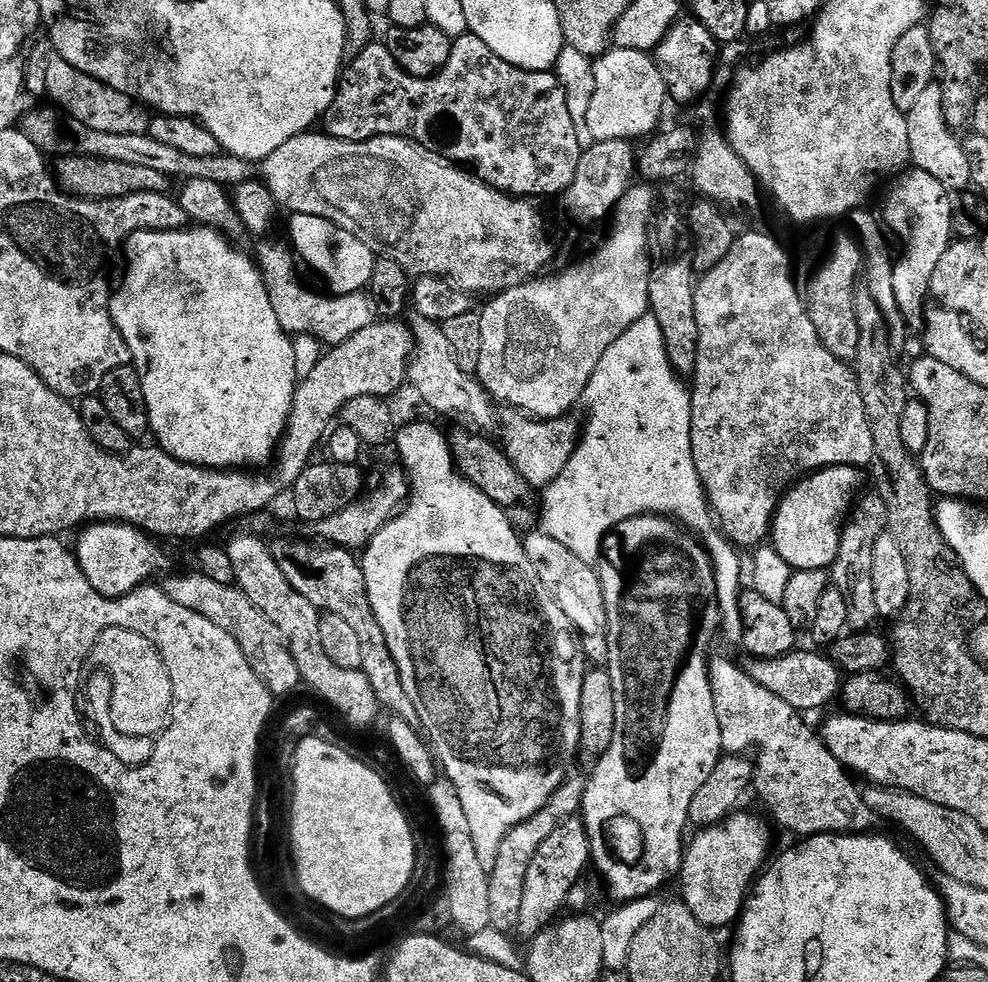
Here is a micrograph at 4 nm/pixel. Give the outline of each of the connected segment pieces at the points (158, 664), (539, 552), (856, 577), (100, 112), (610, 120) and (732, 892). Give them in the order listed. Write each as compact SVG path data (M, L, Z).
M107 628L92 647L91 659L105 668L110 681L110 718L114 718L114 726L122 734L159 737L172 715L174 686L156 647L134 630Z
M542 530L535 531L523 537L526 558L530 558L534 570L538 570L538 578L542 578L546 590L552 595L554 602L558 602L562 614L566 614L577 633L607 633L606 598L602 594L599 571L592 564L582 562L578 554L570 554L570 550L562 546L562 542L554 542L554 538L550 538Z
M878 494L861 495L857 499L838 542L838 554L830 569L830 580L836 589L846 598L846 618L853 633L869 631L879 617L877 603L874 602L873 555L878 538L888 531L888 511L886 502Z
M53 55L49 59L46 92L49 97L52 95L54 103L64 107L63 111L67 115L78 118L78 122L86 122L86 126L91 126L93 130L106 130L106 134L145 134L149 131L149 113L137 106L131 96L106 86L85 72L79 72L61 56Z
M613 47L595 61L594 67L594 98L590 98L586 122L596 142L637 142L642 136L651 137L661 127L659 124L660 115L664 112L664 100L669 99L655 59L646 52Z
M745 810L737 811L726 820L713 824L710 828L697 831L696 837L691 837L687 845L684 861L678 873L680 892L684 905L692 911L694 918L713 930L721 930L727 924L735 925L740 919L744 901L750 895L754 881L761 875L768 856L768 828L756 816L751 816Z

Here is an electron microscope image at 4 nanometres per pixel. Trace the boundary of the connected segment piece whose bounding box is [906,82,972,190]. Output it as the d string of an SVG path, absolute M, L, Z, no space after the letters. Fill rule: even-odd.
M933 82L926 86L926 91L918 97L914 110L910 110L906 115L910 130L911 163L919 171L930 174L930 178L938 178L938 182L949 190L969 187L972 184L970 162L966 162L966 150L961 137L946 122L939 83Z

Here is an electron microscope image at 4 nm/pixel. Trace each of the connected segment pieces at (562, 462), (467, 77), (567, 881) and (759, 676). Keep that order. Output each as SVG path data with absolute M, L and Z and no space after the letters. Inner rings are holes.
M519 410L505 411L502 416L504 440L502 447L512 465L522 474L526 482L537 490L543 490L555 482L558 474L566 470L570 458L582 435L581 421L572 420L571 415L560 416L556 420L538 420Z
M471 34L453 39L450 62L426 80L405 72L390 54L387 43L366 45L343 69L334 102L322 117L322 128L336 140L359 144L376 136L403 136L405 140L413 140L453 164L471 170L491 188L517 198L559 197L570 182L574 182L582 151L574 118L570 118L566 90L555 71L531 72L514 66L498 58L482 38Z
M580 818L562 822L562 826L558 826L558 830L554 830L554 834L550 834L550 838L546 838L542 846L538 846L530 867L526 869L526 887L522 890L522 907L514 929L521 941L524 939L524 942L530 942L539 932L552 927L561 915L559 912L565 910L572 888L581 883L580 875L583 874L584 867L589 867L591 859L590 838L584 821Z
M793 650L784 656L779 656L776 660L762 660L759 658L749 659L746 670L754 682L766 686L782 702L790 702L790 706L795 708L797 713L809 714L815 708L824 708L833 699L840 695L842 687L842 672L836 667L834 662L828 659L827 655L816 652L800 652Z

